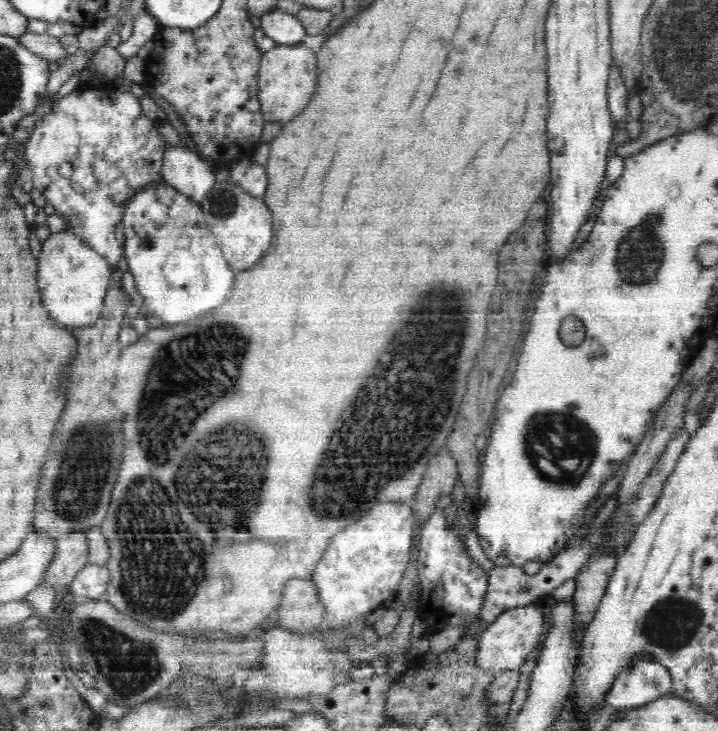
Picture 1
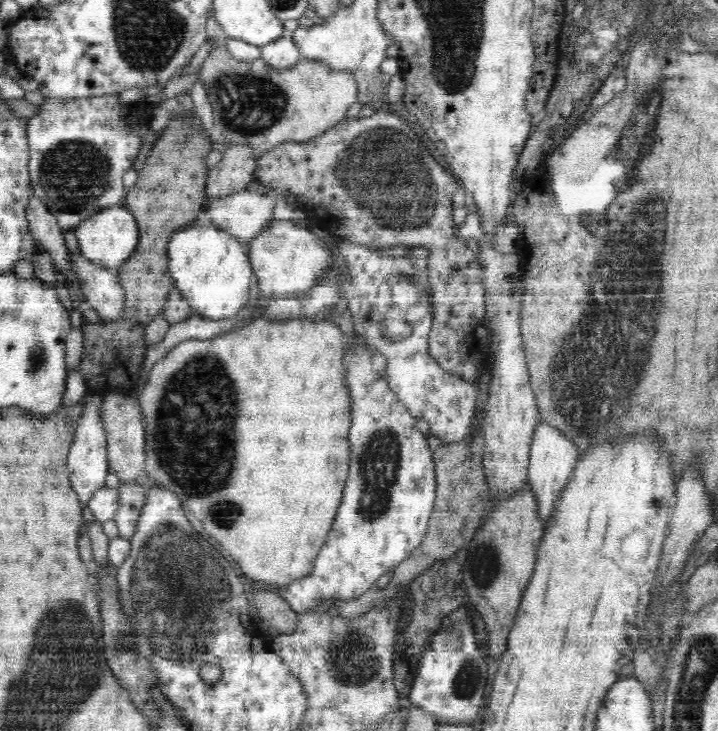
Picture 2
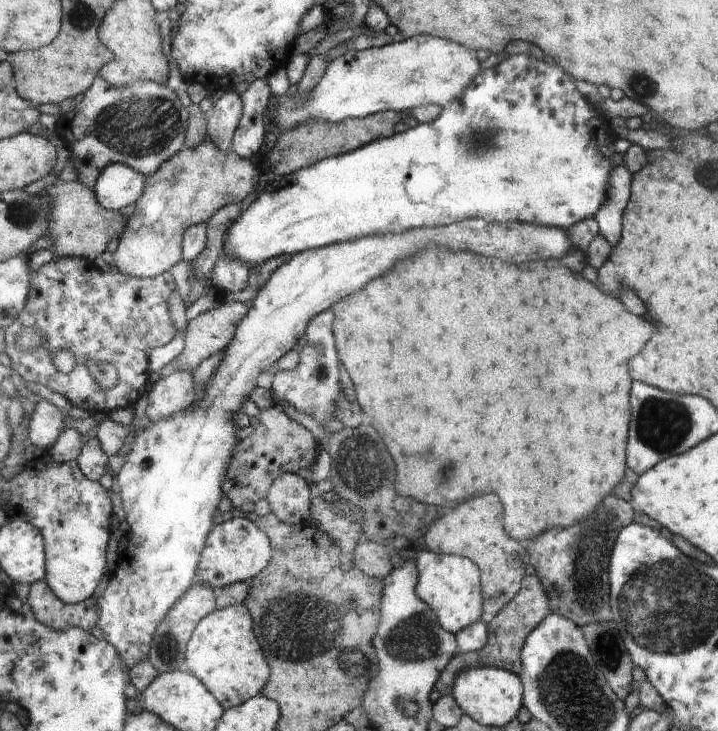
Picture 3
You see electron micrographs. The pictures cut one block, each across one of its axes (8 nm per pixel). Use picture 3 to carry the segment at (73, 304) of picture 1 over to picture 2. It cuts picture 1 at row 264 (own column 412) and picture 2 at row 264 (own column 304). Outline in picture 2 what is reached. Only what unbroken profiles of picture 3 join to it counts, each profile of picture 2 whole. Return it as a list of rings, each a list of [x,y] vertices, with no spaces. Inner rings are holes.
[[[123,204],[112,205],[99,214],[94,214],[94,217],[88,218],[73,231],[78,239],[81,256],[105,269],[114,269],[128,260],[140,242],[137,220]]]

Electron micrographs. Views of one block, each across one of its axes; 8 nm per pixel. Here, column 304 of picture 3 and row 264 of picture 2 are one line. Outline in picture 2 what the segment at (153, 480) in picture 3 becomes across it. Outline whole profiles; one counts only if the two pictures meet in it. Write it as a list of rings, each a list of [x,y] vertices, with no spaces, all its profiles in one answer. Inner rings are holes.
[[[274,221],[252,242],[246,243],[250,247],[249,261],[253,267],[258,288],[261,290],[261,296],[264,298],[300,296],[300,294],[316,288],[324,280],[328,280],[328,276],[336,270],[333,264],[334,256],[326,238],[322,238],[320,234],[320,232],[309,230],[306,226],[300,226],[294,221]]]

